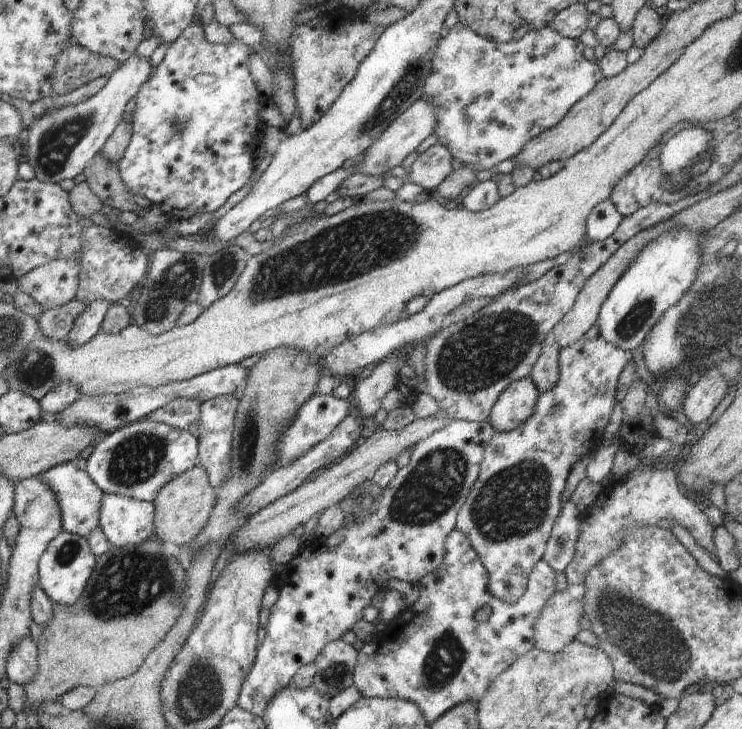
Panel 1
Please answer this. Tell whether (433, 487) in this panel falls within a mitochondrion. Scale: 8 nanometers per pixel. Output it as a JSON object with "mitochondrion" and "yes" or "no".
{"mitochondrion":"yes"}

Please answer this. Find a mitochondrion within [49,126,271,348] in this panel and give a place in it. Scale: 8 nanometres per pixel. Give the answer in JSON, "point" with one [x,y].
{"point":[175,285]}

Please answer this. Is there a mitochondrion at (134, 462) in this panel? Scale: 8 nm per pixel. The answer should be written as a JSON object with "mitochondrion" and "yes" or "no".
{"mitochondrion":"yes"}

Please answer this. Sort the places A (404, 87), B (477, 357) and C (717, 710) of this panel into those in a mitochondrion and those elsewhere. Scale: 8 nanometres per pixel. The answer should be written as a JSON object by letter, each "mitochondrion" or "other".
{"A":"mitochondrion","B":"mitochondrion","C":"other"}

